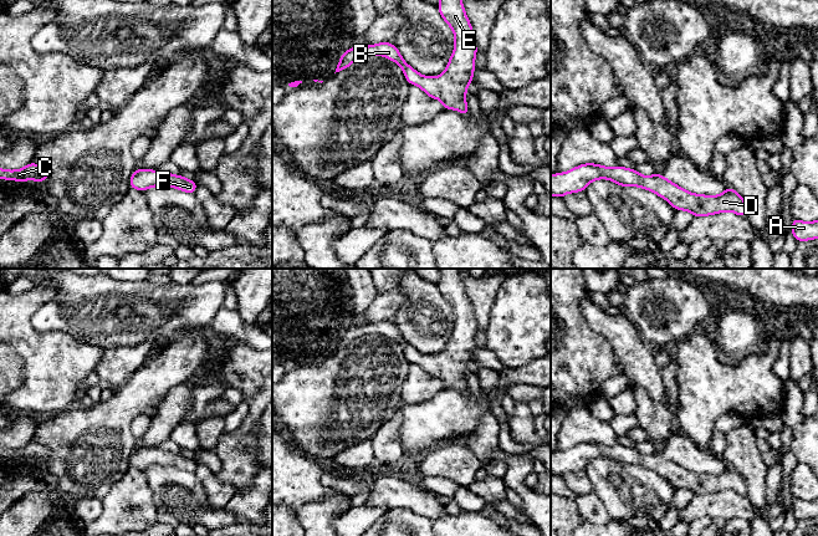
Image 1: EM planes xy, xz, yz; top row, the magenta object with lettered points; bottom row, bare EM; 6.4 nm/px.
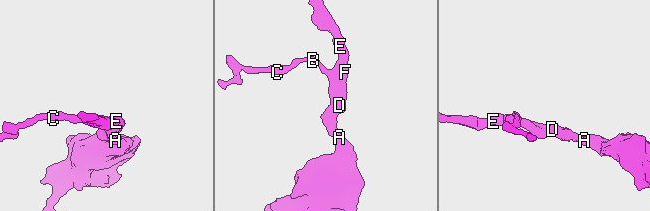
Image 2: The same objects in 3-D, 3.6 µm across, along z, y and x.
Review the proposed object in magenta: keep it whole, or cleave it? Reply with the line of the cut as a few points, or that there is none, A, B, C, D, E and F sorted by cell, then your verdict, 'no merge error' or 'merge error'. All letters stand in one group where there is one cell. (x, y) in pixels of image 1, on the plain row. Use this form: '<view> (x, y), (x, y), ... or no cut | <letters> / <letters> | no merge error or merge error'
no cut | A B C D E F | no merge error

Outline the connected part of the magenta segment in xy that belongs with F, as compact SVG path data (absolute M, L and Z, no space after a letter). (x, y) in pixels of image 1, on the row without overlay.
M134 448L129 458L129 466L145 470L150 465L172 465L194 473L198 463L195 459L185 458L182 453L173 454L160 449Z

